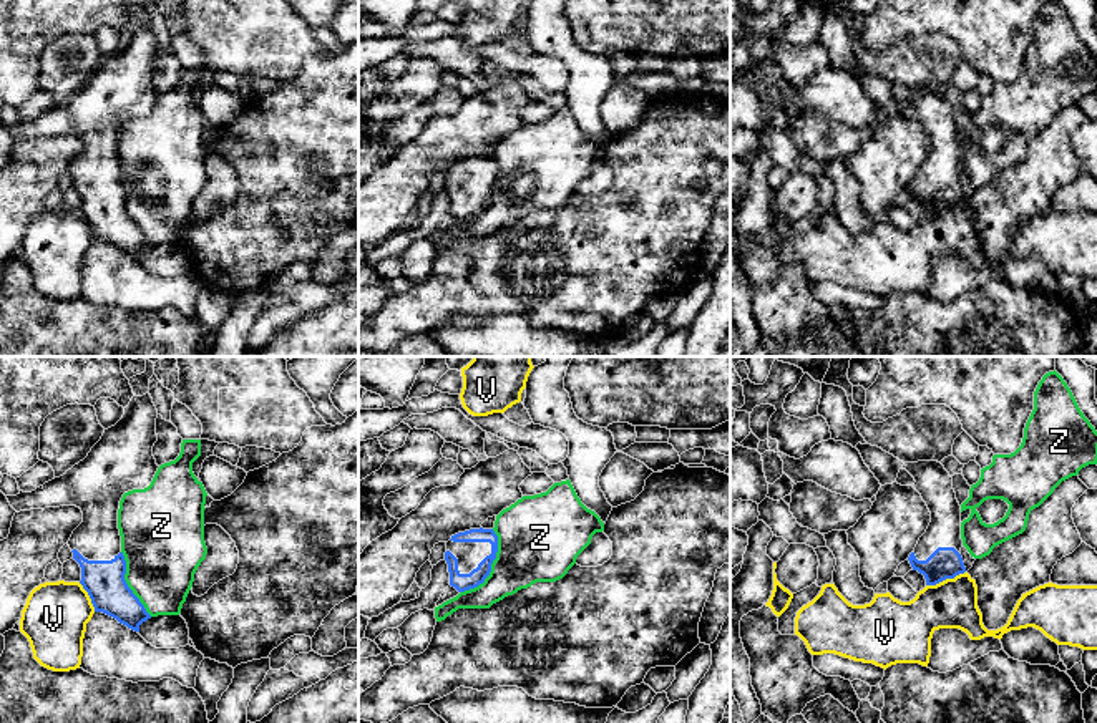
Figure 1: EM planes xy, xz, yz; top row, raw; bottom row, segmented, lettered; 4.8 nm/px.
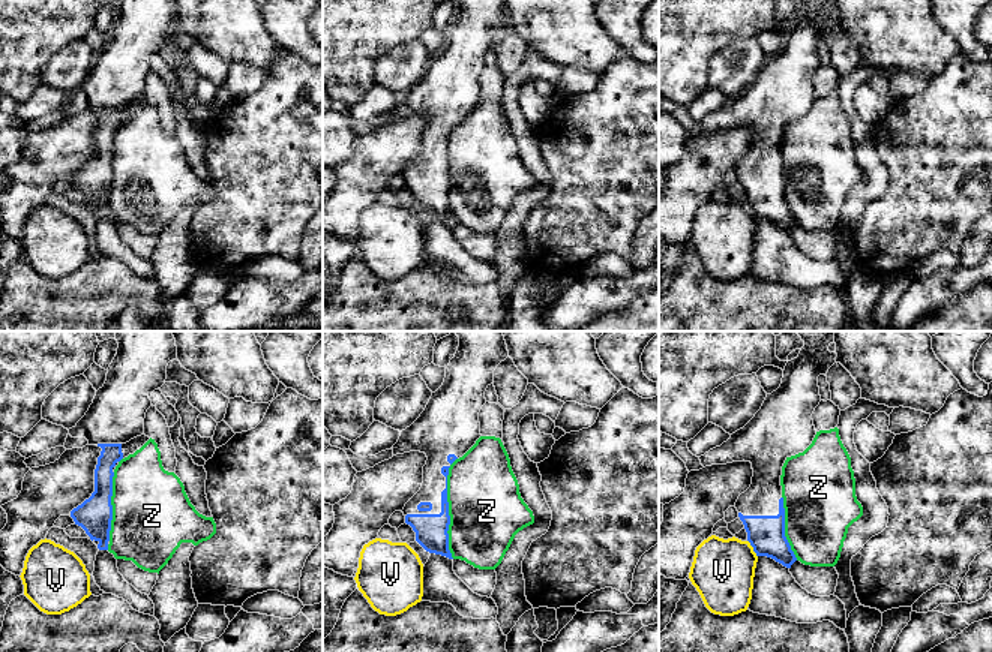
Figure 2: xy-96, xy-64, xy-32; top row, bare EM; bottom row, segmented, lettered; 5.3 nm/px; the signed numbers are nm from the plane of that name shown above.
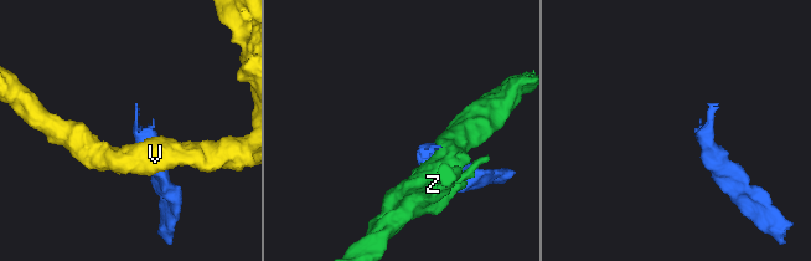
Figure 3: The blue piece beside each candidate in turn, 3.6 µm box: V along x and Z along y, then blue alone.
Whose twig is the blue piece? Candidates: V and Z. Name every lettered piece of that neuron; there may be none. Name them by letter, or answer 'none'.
none

